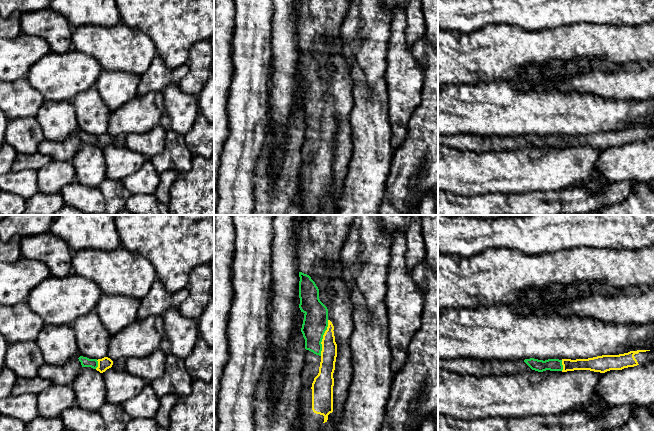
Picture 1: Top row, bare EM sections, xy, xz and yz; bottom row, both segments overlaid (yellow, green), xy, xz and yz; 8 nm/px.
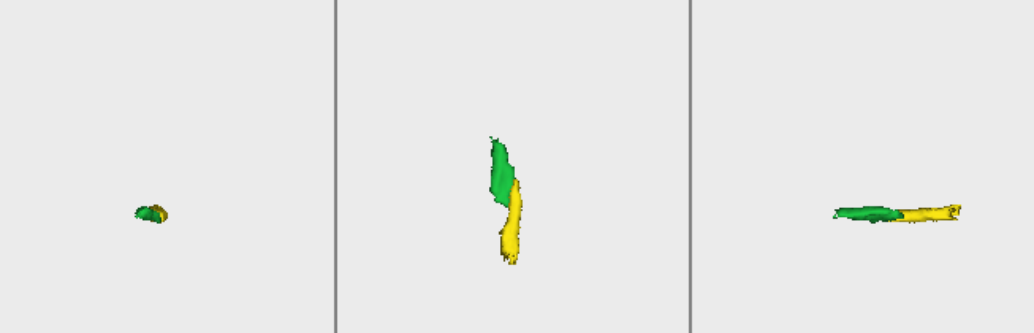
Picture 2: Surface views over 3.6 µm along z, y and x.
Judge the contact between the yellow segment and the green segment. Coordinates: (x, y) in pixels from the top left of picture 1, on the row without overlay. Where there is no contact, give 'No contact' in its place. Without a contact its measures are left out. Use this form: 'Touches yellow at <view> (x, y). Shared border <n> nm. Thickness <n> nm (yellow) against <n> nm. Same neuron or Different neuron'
Touches yellow at xz (323, 114). Shared border 300 nm. Thickness 130 nm (yellow) against 200 nm. Same neuron

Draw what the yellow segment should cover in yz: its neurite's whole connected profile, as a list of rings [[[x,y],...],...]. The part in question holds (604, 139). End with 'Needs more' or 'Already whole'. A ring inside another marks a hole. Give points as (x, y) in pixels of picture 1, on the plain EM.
[[[654,125],[637,126],[619,131],[602,131],[588,135],[548,135],[538,136],[534,134],[525,135],[524,138],[538,148],[550,147],[574,147],[590,146],[605,149],[610,146],[622,146],[637,141],[645,141],[654,138]]]. Needs more

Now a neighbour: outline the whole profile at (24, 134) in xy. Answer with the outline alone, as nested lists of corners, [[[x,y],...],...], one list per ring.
[[[24,117],[9,120],[5,142],[11,145],[17,154],[34,154],[44,140],[43,130],[36,117]]]

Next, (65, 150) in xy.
[[[75,133],[60,142],[44,139],[38,145],[37,152],[51,156],[56,161],[71,161],[81,145],[81,138]]]

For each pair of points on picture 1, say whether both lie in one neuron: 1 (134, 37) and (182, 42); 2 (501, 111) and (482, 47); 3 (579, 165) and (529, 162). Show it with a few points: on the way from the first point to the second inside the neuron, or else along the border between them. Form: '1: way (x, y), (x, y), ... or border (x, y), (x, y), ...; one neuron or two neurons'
1: border (130, 26), (140, 29), (149, 37), (157, 54); two neurons
2: border (510, 81), (490, 81), (469, 85); two neurons
3: way (567, 165), (541, 165); one neuron

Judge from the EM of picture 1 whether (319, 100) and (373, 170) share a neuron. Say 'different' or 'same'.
different

